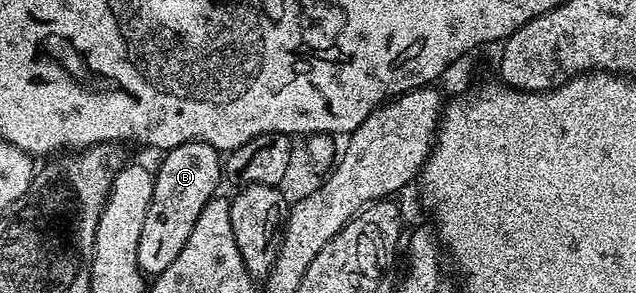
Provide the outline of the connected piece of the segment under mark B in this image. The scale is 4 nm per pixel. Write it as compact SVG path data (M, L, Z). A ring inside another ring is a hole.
M189 141L185 145L177 145L172 151L166 152L159 163L159 171L154 172L155 184L153 197L149 201L149 209L141 225L141 237L137 237L137 265L144 276L154 277L165 273L169 265L173 265L177 253L185 249L185 241L189 241L189 233L193 233L193 225L197 225L197 217L201 217L201 209L209 200L216 198L221 179L221 155L212 149L208 143Z

